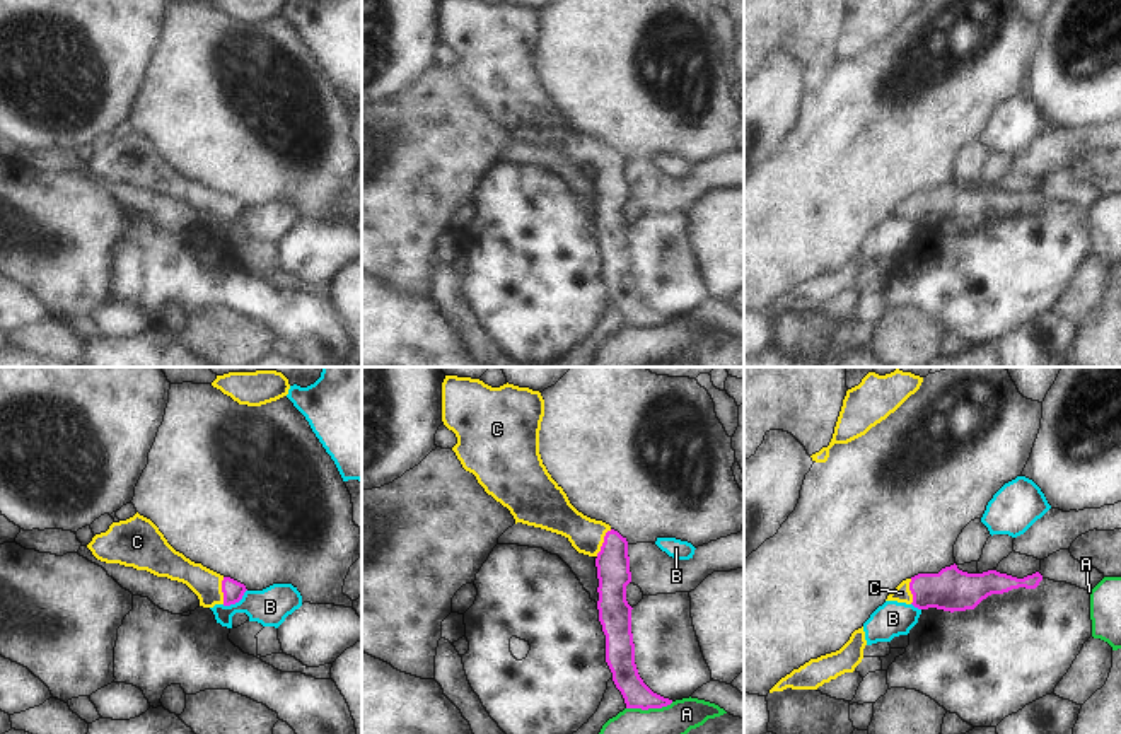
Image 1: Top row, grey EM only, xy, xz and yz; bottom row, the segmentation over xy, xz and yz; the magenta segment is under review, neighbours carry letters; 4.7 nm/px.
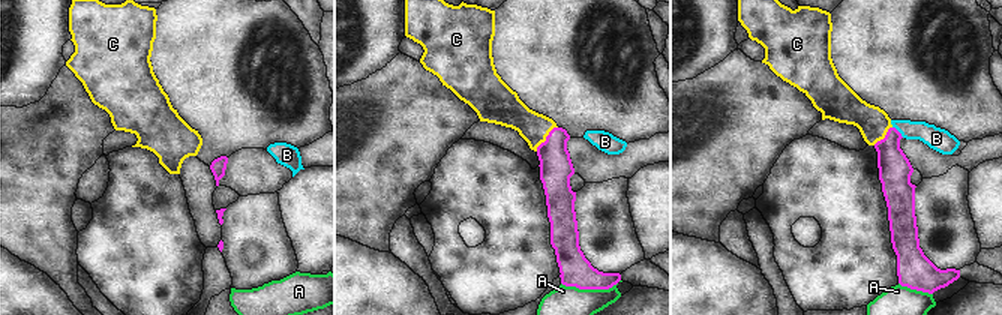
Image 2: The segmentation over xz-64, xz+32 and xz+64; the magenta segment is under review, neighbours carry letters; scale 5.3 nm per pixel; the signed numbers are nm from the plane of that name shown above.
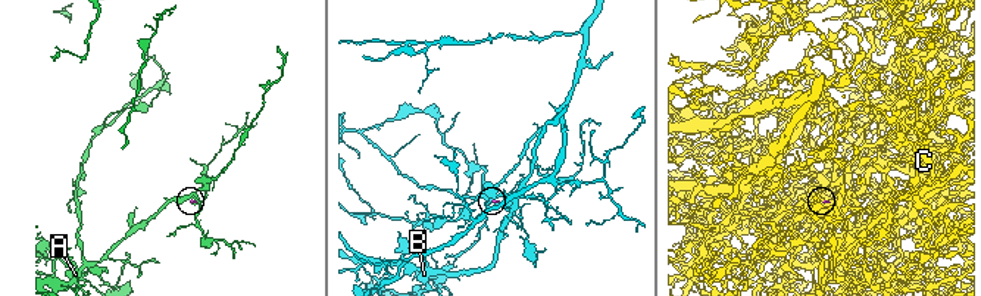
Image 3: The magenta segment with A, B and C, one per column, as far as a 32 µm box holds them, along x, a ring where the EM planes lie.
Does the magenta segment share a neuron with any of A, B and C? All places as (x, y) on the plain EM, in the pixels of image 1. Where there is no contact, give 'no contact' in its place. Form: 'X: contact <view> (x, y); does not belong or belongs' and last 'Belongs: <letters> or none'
A: contact xz (649, 325); does not belong
B: contact xy (236, 219); does not belong
C: contact xz (604, 159); belongs
Belongs: C

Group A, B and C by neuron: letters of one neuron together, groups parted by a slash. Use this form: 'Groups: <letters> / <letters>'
Groups: A / B / C

